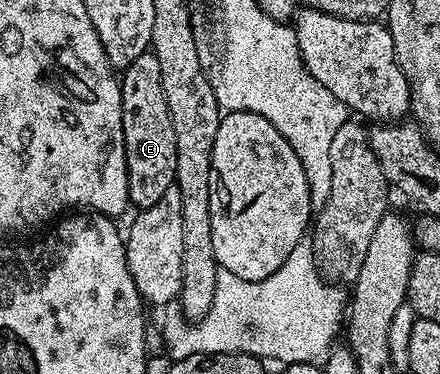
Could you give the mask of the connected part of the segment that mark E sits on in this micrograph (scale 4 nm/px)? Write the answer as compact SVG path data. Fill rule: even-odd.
M151 52L138 54L119 77L122 94L122 134L128 171L128 199L137 209L149 208L174 187L176 182L176 159L174 126L170 122L170 110L162 90L162 70L158 58Z

